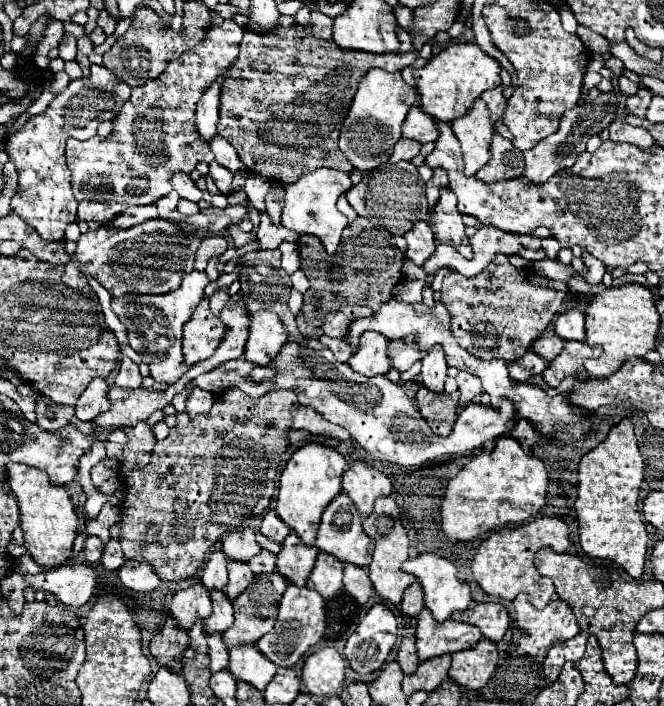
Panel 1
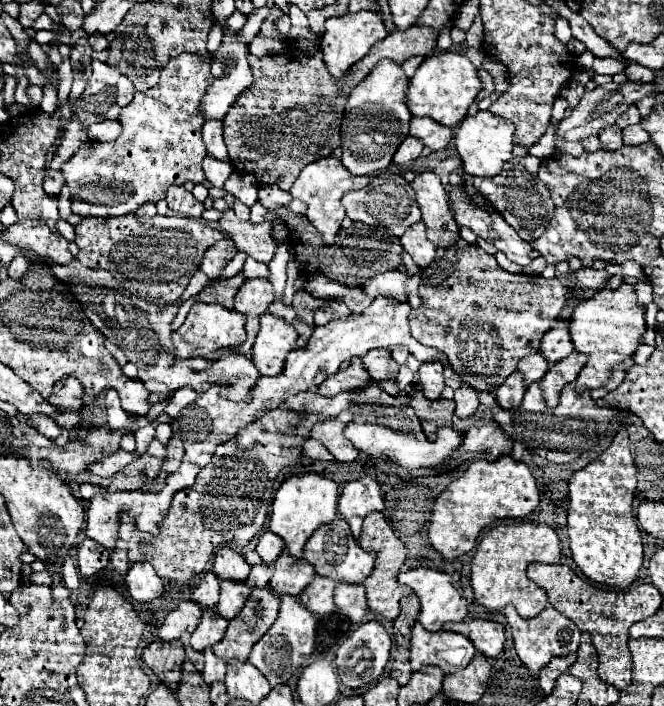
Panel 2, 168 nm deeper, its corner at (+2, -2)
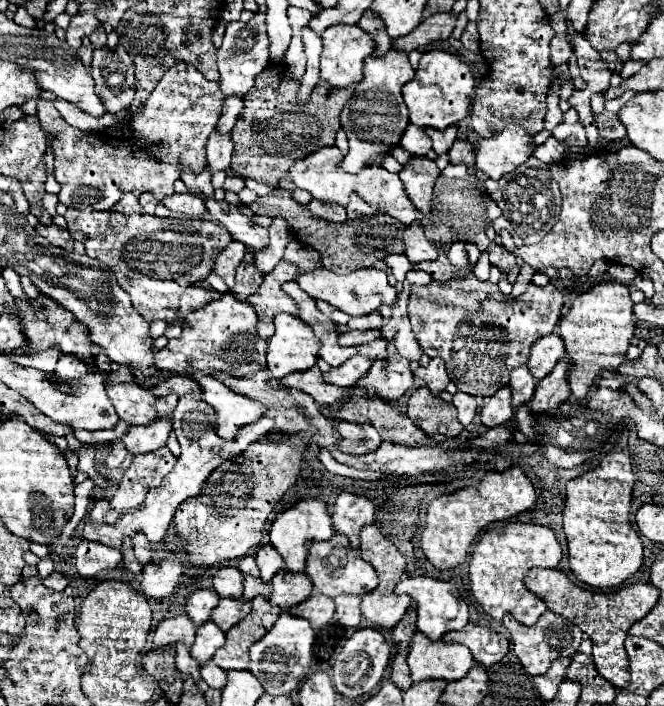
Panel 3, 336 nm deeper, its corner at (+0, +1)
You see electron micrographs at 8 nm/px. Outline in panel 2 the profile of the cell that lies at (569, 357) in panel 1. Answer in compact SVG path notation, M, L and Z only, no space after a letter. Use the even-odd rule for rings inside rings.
M575 351L565 361L553 363L549 367L549 371L545 373L545 377L539 383L547 407L557 407L559 405L557 399L559 399L559 393L561 393L563 385L565 383L573 383L585 363L587 363L587 355Z

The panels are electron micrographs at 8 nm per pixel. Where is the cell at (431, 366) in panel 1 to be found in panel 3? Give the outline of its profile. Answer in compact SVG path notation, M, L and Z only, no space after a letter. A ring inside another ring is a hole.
M431 358L427 366L421 366L415 372L415 376L419 376L427 384L431 394L435 394L435 396L439 396L447 388L447 384L451 382L447 372L443 370L443 360L441 358Z

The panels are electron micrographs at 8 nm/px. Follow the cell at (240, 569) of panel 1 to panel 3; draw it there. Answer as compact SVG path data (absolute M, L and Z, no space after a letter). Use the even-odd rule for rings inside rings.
M221 598L219 606L211 614L211 620L215 620L215 624L227 632L233 624L243 620L249 612L251 612L251 602L241 598Z

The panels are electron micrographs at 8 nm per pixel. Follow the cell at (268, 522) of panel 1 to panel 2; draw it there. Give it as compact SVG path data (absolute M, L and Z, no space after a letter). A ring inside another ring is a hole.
M265 531L265 533L261 535L255 551L257 551L259 557L263 559L263 565L273 565L273 561L281 555L283 547L285 547L285 543L281 541L281 537L277 537L277 535L271 533L271 531Z

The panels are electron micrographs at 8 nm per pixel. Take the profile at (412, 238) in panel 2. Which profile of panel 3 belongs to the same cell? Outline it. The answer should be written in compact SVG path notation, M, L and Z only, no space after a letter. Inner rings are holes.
M417 222L405 228L403 242L405 242L405 254L411 262L425 262L437 258L437 246L425 238L423 228Z

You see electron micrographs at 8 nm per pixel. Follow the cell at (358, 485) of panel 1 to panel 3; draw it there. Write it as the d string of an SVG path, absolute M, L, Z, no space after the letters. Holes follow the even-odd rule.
M341 492L335 500L331 518L333 518L333 528L349 538L351 548L359 548L361 528L375 522L375 504L367 496Z

